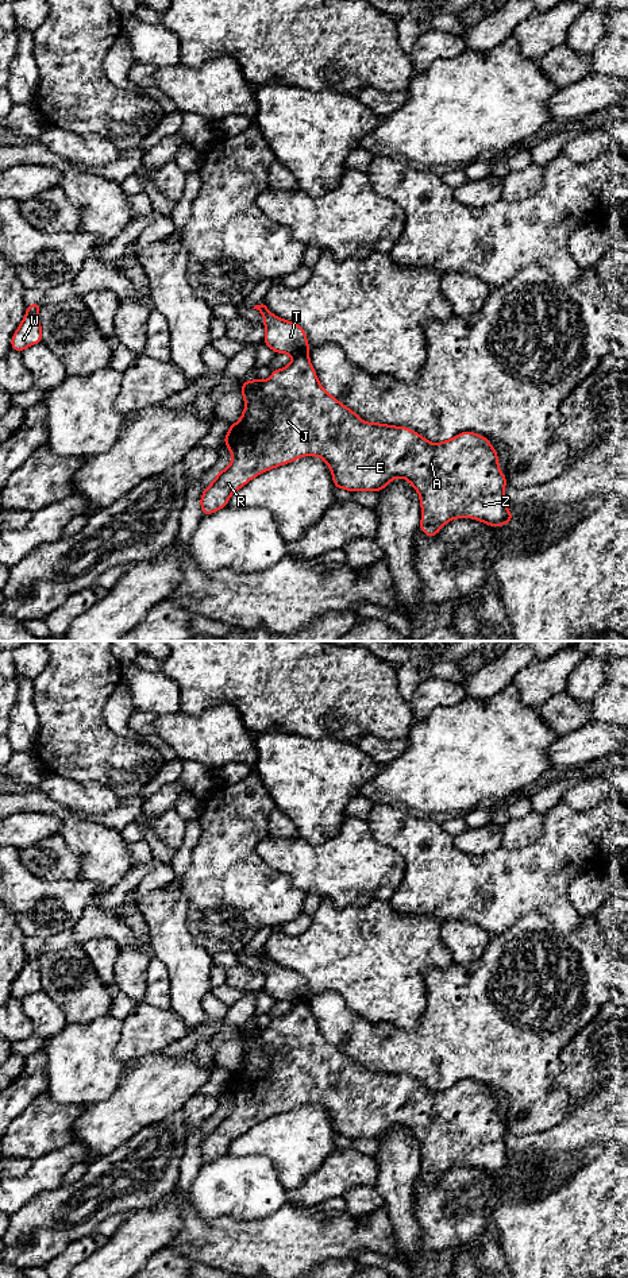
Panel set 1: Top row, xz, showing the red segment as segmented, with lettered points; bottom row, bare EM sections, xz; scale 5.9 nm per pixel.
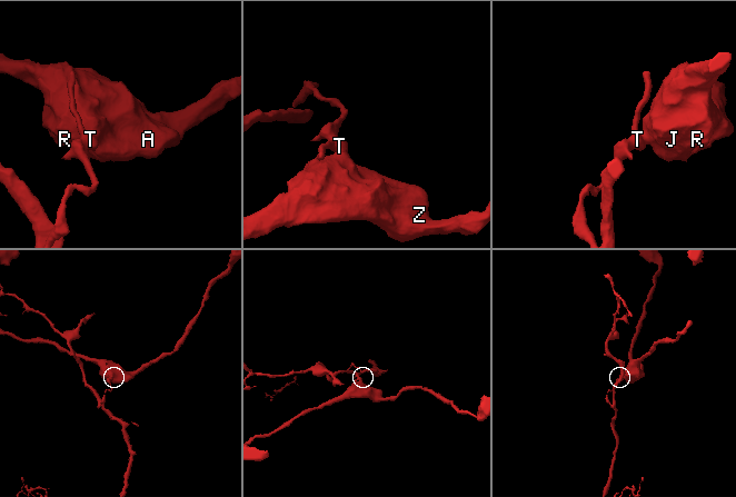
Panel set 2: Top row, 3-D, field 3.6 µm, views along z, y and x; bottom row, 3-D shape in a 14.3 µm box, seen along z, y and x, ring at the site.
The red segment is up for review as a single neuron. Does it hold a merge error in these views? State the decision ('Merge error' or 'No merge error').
Merge error

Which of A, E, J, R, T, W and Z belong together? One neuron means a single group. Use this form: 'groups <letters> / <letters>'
groups A E J R Z / T W

